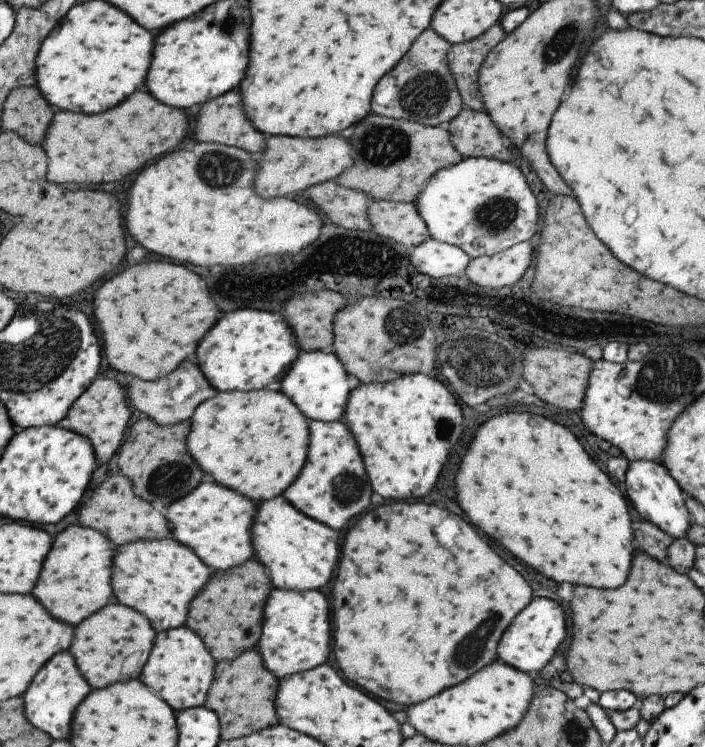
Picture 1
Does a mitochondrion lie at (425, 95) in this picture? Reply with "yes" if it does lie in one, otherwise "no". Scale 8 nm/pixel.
yes

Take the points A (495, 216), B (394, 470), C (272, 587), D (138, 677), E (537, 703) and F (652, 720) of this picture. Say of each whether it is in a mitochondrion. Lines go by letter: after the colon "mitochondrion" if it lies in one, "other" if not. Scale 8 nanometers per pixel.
A: mitochondrion
B: other
C: other
D: other
E: other
F: other

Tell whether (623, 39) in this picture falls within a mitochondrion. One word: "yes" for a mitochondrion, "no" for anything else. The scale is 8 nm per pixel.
no

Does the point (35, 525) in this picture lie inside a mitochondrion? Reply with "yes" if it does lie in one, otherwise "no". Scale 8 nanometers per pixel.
no

